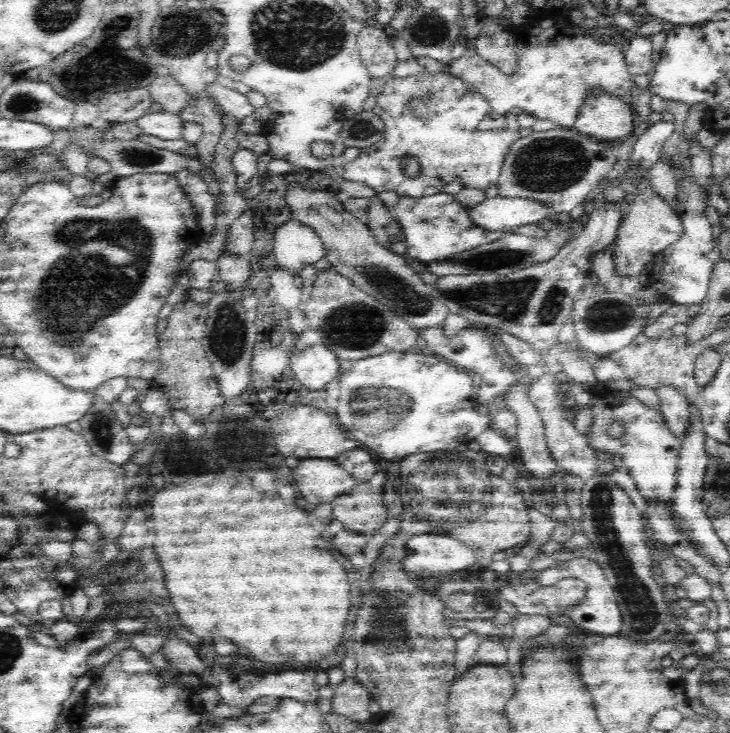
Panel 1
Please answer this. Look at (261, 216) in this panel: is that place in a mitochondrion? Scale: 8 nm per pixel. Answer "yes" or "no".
no

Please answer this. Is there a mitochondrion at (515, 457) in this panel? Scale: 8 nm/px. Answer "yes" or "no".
no

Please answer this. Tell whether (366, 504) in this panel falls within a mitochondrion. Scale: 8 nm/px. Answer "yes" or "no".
no

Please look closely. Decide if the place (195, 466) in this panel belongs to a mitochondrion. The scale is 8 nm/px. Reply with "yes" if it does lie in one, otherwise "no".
no

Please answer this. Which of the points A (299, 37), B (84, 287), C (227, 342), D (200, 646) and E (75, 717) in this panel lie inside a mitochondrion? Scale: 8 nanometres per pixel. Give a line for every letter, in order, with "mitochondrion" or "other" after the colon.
A: mitochondrion
B: mitochondrion
C: mitochondrion
D: other
E: other

